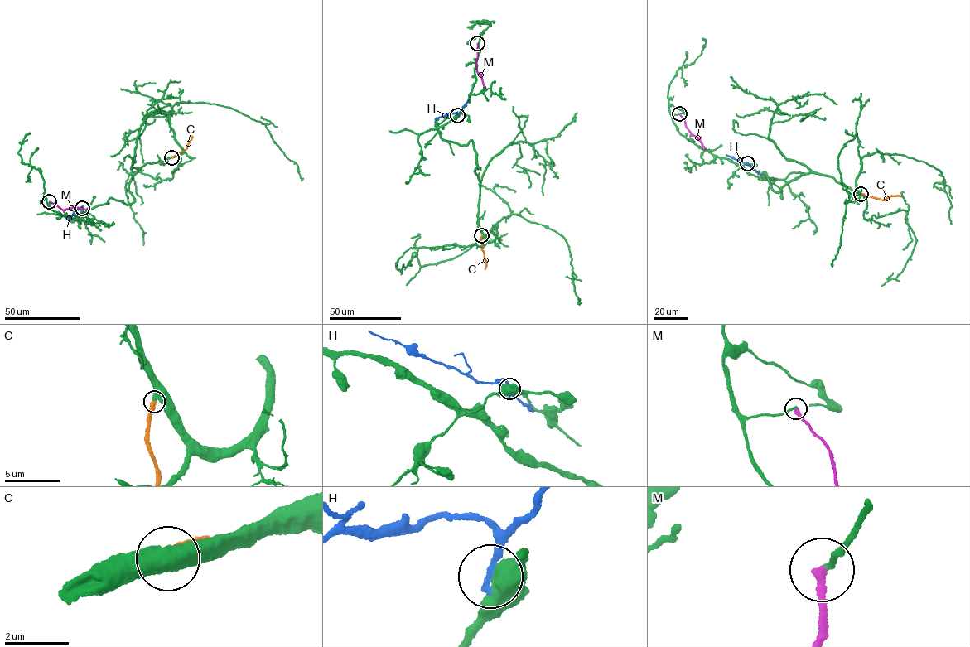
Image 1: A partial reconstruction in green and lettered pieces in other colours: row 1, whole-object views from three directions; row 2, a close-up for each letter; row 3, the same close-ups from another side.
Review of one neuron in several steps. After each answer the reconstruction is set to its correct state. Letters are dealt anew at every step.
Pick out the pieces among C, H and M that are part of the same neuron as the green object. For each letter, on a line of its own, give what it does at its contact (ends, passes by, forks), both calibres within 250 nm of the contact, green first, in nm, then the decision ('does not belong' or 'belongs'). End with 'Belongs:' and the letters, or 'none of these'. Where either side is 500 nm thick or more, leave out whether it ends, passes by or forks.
C: 550/360 nm | belongs
H: 500/240 nm | does not belong
M: it ends | 180/280 nm | does not belong
Belongs: C

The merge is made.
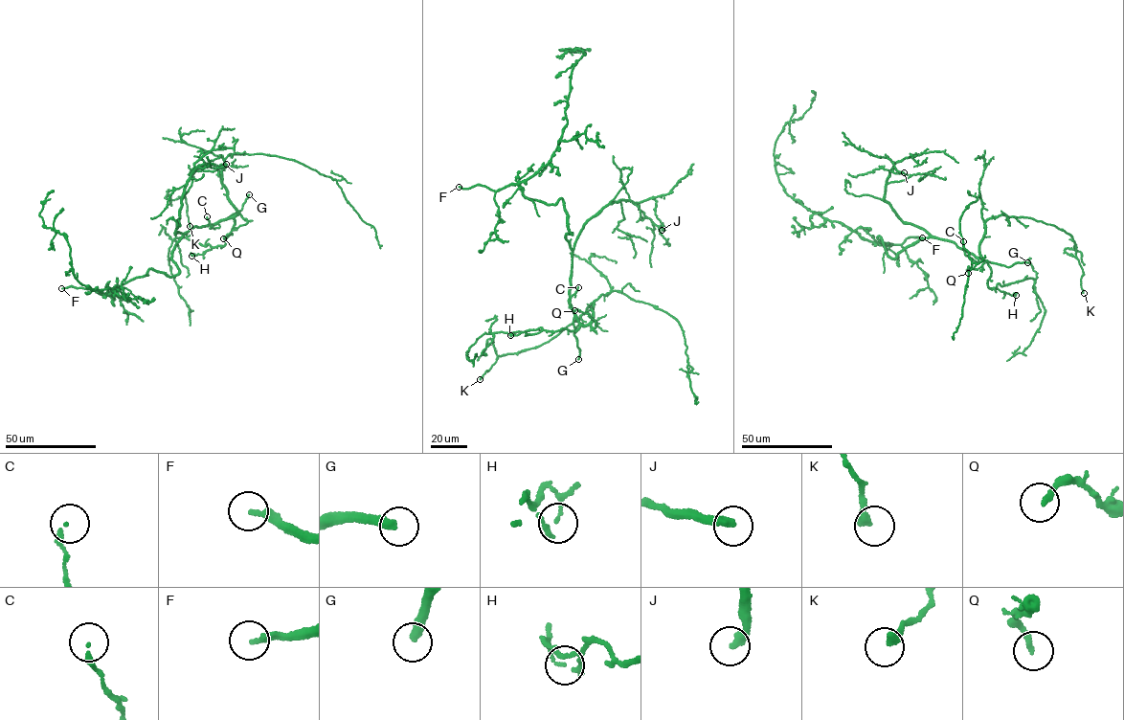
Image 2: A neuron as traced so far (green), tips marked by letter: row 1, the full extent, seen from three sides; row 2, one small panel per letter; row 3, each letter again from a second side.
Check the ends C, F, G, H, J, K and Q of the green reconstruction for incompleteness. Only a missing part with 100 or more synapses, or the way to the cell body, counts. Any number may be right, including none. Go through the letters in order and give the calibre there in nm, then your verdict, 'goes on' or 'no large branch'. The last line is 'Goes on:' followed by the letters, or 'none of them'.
C: 170 nm thick; no large branch
F: 240 nm thick; goes on
G: 320 nm thick; goes on
H: 70 nm thick; no large branch
J: 320 nm thick; no large branch
K: 320 nm thick; no large branch
Q: 200 nm thick; no large branch
Goes on: F, G

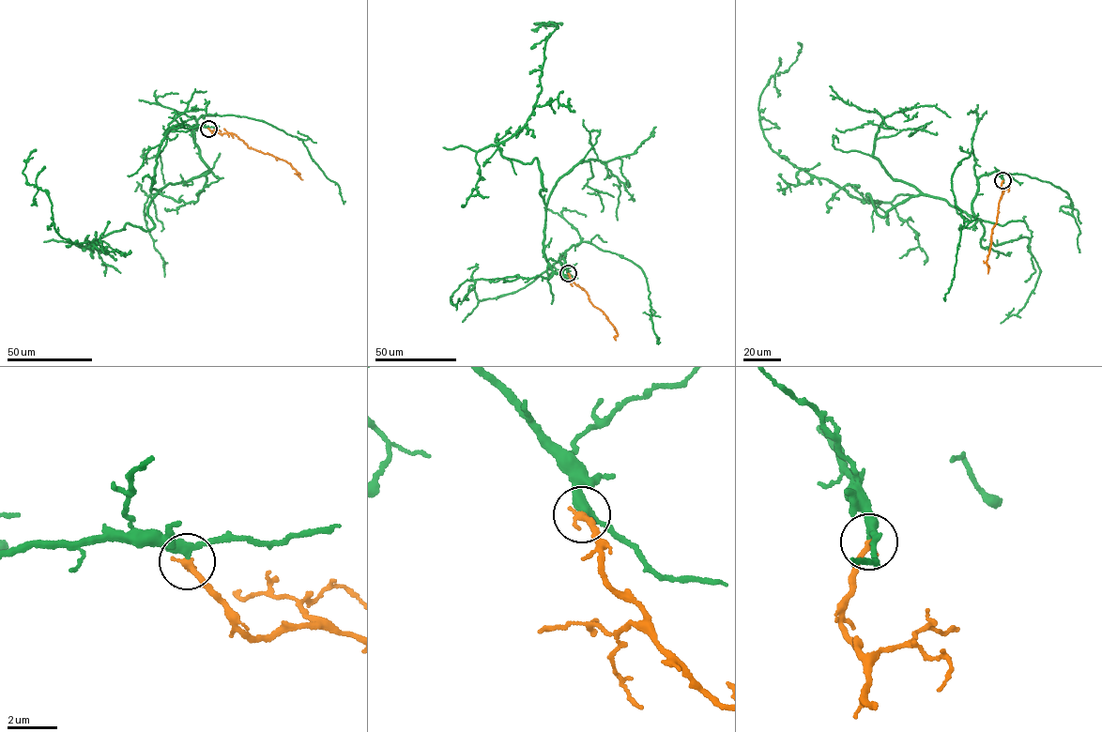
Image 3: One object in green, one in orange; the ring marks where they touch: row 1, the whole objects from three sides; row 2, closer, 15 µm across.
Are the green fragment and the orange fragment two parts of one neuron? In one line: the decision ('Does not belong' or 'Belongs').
Belongs

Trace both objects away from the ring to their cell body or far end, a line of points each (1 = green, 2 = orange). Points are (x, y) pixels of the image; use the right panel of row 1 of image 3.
1: (1002, 180), (979, 178), (980, 220), (920, 193), (882, 217), (796, 167), (758, 104), (798, 42)
2: (1002, 181), (1001, 186), (1003, 192), (987, 261), (987, 273)

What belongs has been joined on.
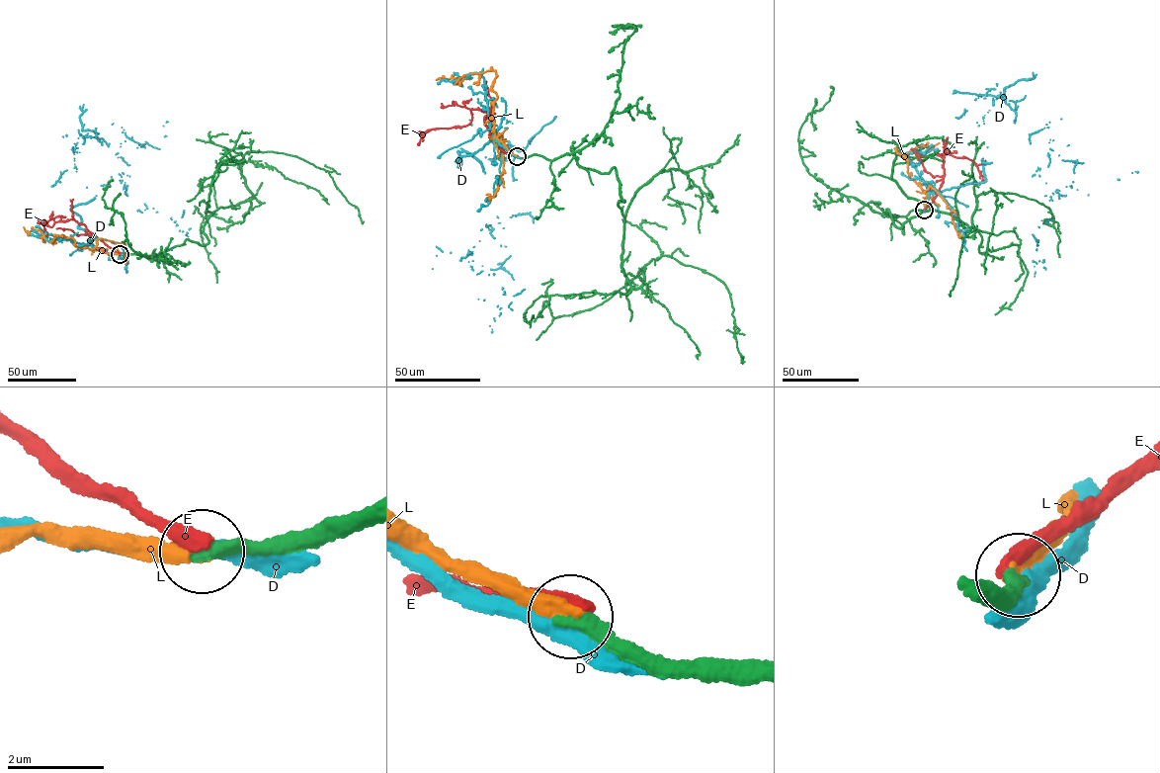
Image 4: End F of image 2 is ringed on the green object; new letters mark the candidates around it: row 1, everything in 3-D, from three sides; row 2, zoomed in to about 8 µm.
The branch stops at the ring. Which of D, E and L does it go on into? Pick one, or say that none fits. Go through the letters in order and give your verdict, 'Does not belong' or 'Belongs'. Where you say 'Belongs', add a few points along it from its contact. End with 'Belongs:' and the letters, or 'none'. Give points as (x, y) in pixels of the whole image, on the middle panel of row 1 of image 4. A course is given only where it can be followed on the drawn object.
D: Does not belong
E: Does not belong
L: Belongs. Its course: (517, 156), (508, 151), (494, 133), (493, 114), (497, 98), (492, 87), (495, 71), (436, 80)
Belongs: L

